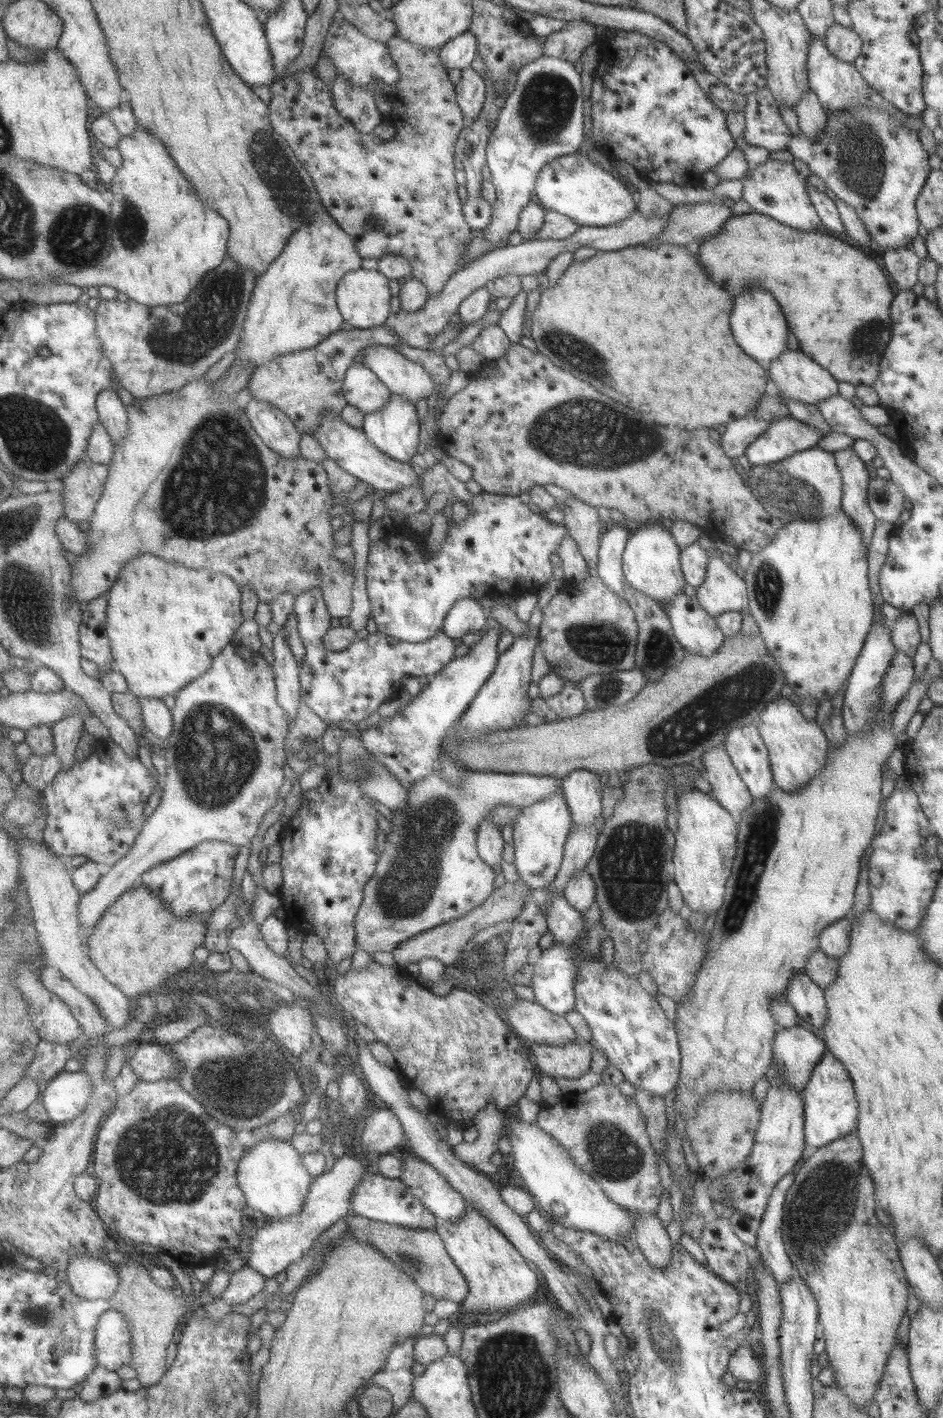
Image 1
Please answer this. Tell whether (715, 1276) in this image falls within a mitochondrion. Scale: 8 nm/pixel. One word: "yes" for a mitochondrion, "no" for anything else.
no

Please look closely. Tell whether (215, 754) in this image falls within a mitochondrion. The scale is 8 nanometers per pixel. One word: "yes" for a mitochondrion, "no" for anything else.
yes

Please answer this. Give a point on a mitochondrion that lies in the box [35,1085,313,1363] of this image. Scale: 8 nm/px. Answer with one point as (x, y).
(172, 1135)

